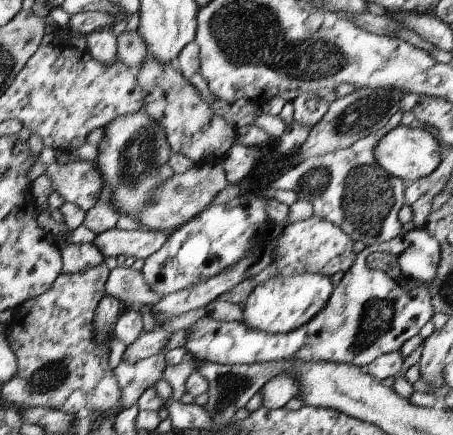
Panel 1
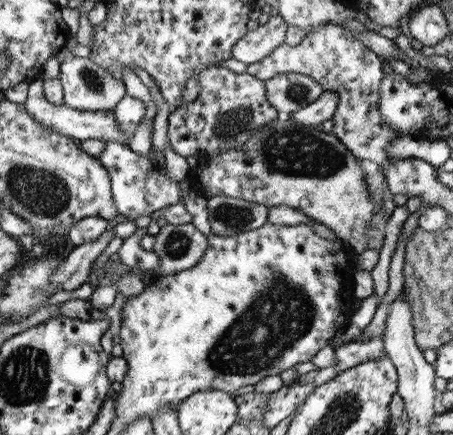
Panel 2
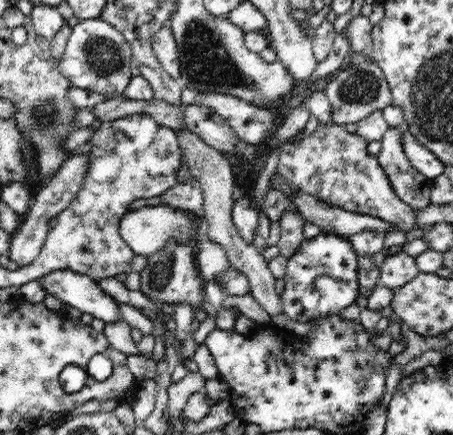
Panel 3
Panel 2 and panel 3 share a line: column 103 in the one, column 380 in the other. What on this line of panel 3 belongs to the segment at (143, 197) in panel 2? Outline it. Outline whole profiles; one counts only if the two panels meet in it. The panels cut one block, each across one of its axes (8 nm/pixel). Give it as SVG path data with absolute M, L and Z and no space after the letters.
M390 128L380 144L382 148L376 160L380 168L386 172L386 178L394 188L394 194L416 212L430 206L428 186L432 184L432 180L416 172L408 162L402 148L402 128Z

